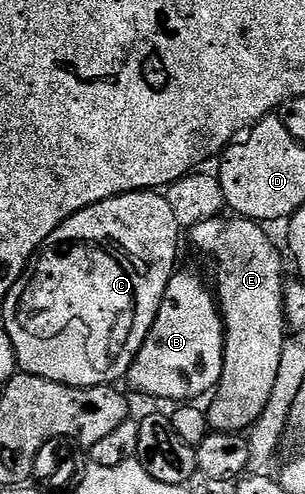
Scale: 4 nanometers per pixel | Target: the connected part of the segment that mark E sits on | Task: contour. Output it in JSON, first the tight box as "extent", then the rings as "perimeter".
{"extent":[189,217,288,433],"perimeter":[[[219,217],[196,225],[189,232],[190,239],[206,255],[214,258],[218,266],[216,298],[220,304],[226,329],[226,356],[222,381],[216,388],[218,407],[209,408],[208,418],[215,431],[237,431],[246,433],[264,413],[272,389],[275,388],[276,373],[279,372],[281,354],[288,338],[286,322],[286,283],[282,279],[282,255],[263,224],[241,217]]]}

